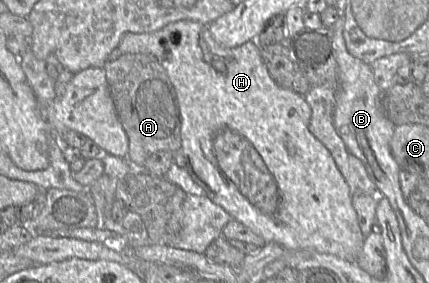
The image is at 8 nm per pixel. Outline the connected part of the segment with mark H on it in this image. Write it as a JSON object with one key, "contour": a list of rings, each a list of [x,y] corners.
{"contour":[[[179,20],[169,23],[161,30],[152,33],[126,33],[121,38],[118,49],[123,54],[152,54],[166,70],[179,101],[182,150],[186,158],[187,171],[193,181],[206,191],[206,195],[210,200],[224,208],[233,220],[250,228],[267,243],[277,243],[288,249],[311,249],[349,261],[356,260],[363,247],[365,237],[361,232],[357,213],[352,205],[349,185],[339,171],[329,150],[310,132],[309,122],[312,111],[305,97],[283,88],[275,82],[264,63],[261,48],[256,40],[249,41],[236,48],[225,48],[216,43],[207,25],[191,20]]]}

